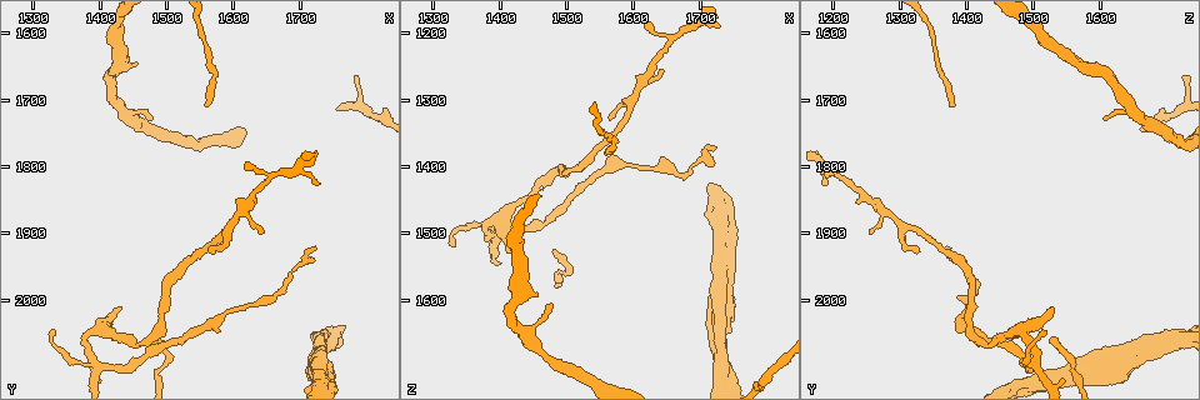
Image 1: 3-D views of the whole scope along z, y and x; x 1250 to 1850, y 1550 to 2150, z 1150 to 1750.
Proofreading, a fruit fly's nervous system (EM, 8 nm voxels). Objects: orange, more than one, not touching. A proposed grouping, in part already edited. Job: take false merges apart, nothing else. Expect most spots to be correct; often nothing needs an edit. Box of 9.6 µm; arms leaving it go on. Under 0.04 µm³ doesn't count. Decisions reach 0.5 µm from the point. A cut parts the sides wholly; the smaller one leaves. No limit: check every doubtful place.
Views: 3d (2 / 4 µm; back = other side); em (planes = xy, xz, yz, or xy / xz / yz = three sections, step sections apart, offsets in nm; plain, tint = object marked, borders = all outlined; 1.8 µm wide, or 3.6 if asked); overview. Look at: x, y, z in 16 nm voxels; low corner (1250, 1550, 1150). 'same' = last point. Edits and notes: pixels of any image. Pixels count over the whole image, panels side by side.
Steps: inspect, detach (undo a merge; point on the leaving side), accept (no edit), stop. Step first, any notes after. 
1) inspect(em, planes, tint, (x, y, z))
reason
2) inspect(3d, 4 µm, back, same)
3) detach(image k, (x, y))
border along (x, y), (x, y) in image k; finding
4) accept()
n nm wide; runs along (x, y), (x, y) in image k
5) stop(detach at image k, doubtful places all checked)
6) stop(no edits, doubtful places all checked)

inspect(em, 3.6 µm, planes, tint, (1405, 2045, 1480))
sudden change in width

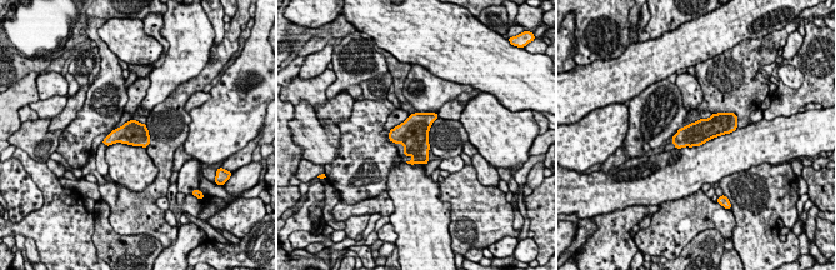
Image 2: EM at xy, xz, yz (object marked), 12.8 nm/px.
accept()
one cell here

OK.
inspect(em, planes, borders, (1390, 2100, 1500))
side arm on a straight run

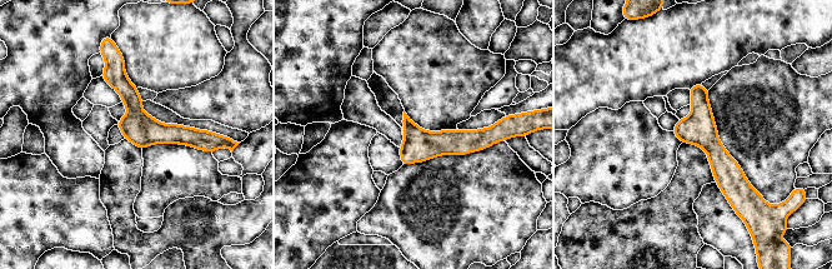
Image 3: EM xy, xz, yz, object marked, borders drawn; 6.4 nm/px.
accept()
runs along (108, 68), (156, 133), (209, 144) in image 3; all the same cell

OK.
inspect(em, 3.6 µm, planes, tint, (1730, 2110, 1585))
arms part here

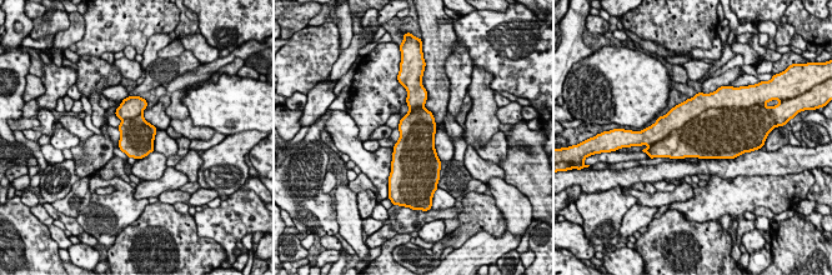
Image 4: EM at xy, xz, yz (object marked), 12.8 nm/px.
detach(image 4, (677, 116))
border along (725, 106), (701, 111), (653, 144) in image 4; a second cell is stuck on

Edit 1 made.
stop(detach at image 4, doubtful places all checked)

